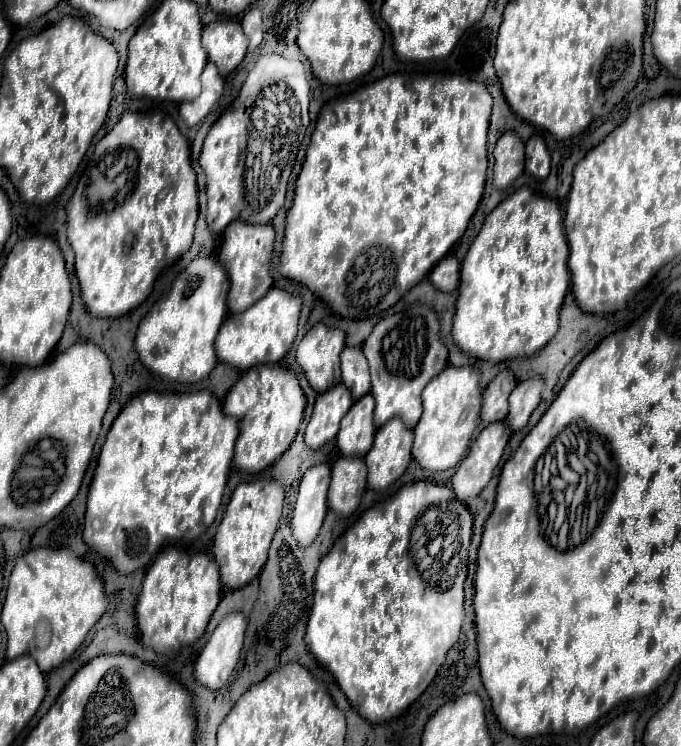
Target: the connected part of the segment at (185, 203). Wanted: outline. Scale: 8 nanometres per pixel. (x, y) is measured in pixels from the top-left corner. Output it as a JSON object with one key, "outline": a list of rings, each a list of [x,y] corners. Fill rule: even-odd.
{"outline":[[[125,112],[121,116],[121,120],[115,124],[115,128],[95,146],[93,152],[93,160],[89,160],[85,172],[79,178],[77,190],[71,196],[71,200],[67,202],[67,240],[75,252],[75,274],[79,278],[79,286],[81,286],[81,298],[83,304],[87,308],[89,314],[99,316],[99,318],[119,318],[125,316],[127,312],[131,312],[133,308],[137,308],[153,290],[153,284],[157,280],[157,276],[161,274],[163,268],[171,266],[177,262],[177,258],[181,258],[193,242],[193,230],[195,230],[195,222],[197,222],[197,180],[195,180],[195,172],[191,168],[189,162],[189,148],[187,148],[187,140],[185,136],[179,132],[177,124],[173,122],[171,116],[167,116],[165,112]]]}

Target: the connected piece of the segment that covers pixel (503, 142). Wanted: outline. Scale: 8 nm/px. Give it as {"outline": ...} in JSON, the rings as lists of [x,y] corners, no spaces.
{"outline":[[[505,132],[493,150],[495,166],[493,166],[493,186],[497,190],[505,190],[513,184],[513,180],[523,172],[525,162],[525,146],[515,132]]]}

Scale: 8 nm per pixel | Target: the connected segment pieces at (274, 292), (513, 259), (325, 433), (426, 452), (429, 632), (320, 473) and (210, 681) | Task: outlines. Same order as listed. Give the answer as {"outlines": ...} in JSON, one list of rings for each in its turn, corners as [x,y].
{"outlines":[[[[271,288],[257,304],[253,304],[245,312],[231,314],[225,320],[215,340],[215,350],[219,360],[239,370],[249,370],[257,364],[281,362],[297,336],[299,310],[301,310],[301,298],[281,288]]],[[[521,188],[505,198],[483,222],[461,264],[459,298],[455,304],[451,336],[469,356],[487,362],[505,362],[511,358],[535,356],[559,328],[559,308],[569,290],[569,246],[563,230],[563,214],[547,196]]],[[[337,384],[331,390],[317,396],[311,420],[305,428],[305,444],[311,450],[319,450],[323,444],[335,438],[341,418],[351,408],[353,400],[345,384]]],[[[447,366],[435,380],[431,380],[423,390],[423,416],[415,430],[413,442],[413,458],[423,470],[441,472],[459,464],[465,456],[473,430],[479,424],[479,408],[481,408],[481,386],[479,372],[471,366],[455,368]]],[[[415,482],[403,486],[395,496],[391,496],[385,502],[377,502],[371,506],[363,516],[333,544],[333,550],[321,560],[315,576],[315,600],[313,608],[309,614],[307,622],[307,632],[305,632],[305,642],[309,652],[323,664],[337,680],[357,714],[373,724],[381,724],[385,720],[391,720],[399,716],[401,710],[411,706],[423,692],[425,688],[433,682],[439,666],[445,660],[447,650],[457,642],[459,630],[463,626],[463,582],[467,578],[467,550],[471,544],[471,526],[473,526],[473,516],[469,508],[459,502],[453,494],[453,490],[447,484],[435,484],[435,482]]],[[[319,464],[309,468],[299,484],[297,502],[291,516],[291,528],[301,548],[307,548],[319,534],[319,528],[327,514],[329,480],[331,468],[327,464]]],[[[233,612],[219,622],[207,640],[195,662],[195,680],[207,690],[215,692],[227,684],[231,672],[239,662],[245,628],[245,616],[241,612]]]]}

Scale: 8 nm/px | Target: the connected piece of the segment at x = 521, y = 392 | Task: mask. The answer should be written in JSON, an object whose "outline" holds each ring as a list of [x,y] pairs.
{"outline":[[[529,378],[515,386],[515,390],[509,396],[509,416],[505,420],[511,432],[519,432],[527,426],[531,412],[541,402],[541,388],[543,388],[541,378]]]}

